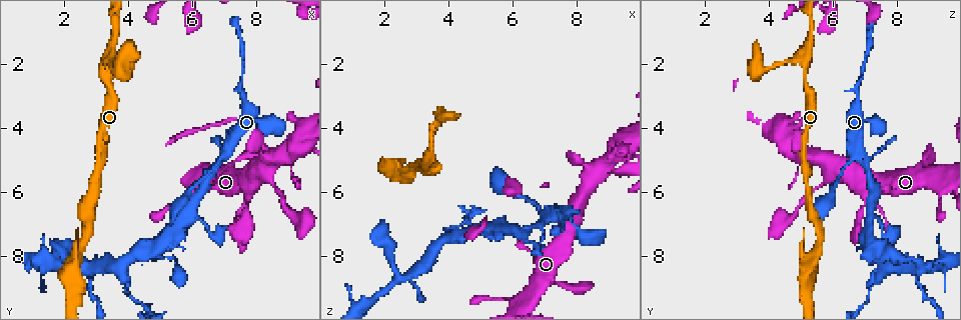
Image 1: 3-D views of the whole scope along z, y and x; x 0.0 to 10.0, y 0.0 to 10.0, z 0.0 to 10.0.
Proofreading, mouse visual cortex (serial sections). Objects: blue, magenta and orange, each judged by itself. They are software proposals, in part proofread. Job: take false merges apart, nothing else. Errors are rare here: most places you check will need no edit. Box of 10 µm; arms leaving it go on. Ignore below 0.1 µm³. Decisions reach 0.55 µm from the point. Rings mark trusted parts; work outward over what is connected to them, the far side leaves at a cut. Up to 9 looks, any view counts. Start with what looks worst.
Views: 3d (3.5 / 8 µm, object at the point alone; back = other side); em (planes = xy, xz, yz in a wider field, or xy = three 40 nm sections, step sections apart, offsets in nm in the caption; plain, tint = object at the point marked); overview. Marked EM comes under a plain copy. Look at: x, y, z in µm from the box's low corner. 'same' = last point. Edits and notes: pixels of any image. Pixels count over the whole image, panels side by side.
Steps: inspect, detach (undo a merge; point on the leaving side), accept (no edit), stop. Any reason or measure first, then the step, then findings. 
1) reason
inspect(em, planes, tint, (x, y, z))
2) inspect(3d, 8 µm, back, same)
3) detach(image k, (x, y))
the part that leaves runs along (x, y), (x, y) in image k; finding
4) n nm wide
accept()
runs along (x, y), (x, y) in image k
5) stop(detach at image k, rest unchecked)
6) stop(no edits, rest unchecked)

branch point
inspect(3d, 3.5 µm, (7.05, 4.75, 6.80))

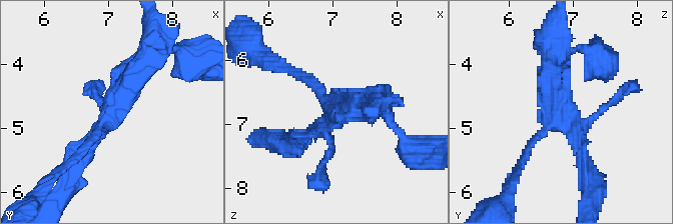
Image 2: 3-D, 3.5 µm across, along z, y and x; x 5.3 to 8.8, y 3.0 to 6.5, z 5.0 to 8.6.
now the EM
inspect(em, xy, step 1, tint, (7.05, 4.75, 6.80))

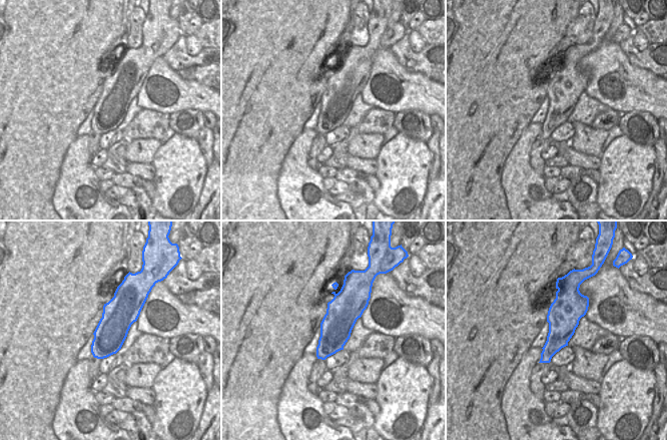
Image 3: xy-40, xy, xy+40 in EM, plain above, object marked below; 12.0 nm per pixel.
accept()
runs along (150, 55), (77, 162) in image 2; continuous, no second cell

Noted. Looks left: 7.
a fork
inspect(3d, 3.5 µm, (3.15, 2.00, 5.05))

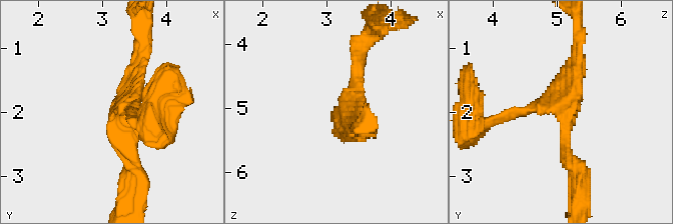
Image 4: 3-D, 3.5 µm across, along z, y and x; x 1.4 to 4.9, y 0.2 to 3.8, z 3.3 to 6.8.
3 arms; arms of 200, 200, 250 nm; shape alone is not enough
inspect(em, xy, step 5, tint, (3.20, 2.05, 5.10))

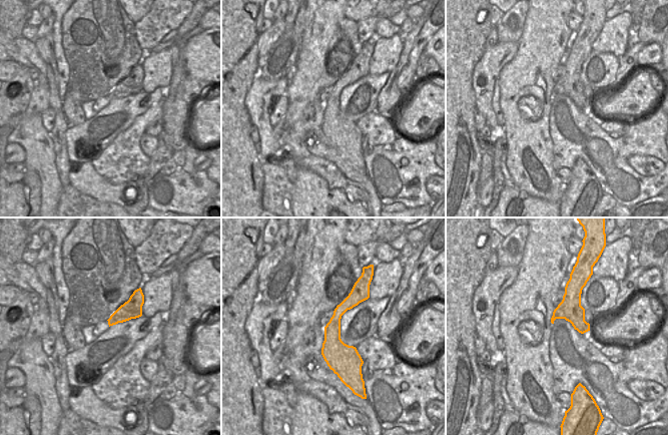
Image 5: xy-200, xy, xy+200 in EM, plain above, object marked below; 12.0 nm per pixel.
300 nm wide
accept()
runs along (579, 172), (553, 105), (507, 114) in image 4; one cell here

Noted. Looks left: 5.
inspect(3d, 8 µm, back, (7.65, 6.95, 6.85))

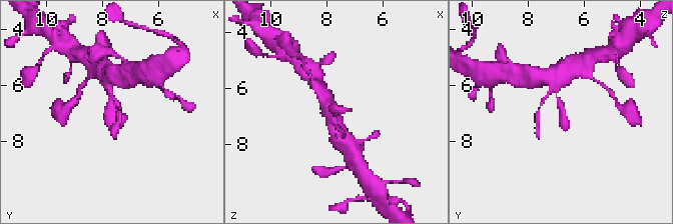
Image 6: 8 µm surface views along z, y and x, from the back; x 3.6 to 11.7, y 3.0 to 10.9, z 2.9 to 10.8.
need the tissue
inspect(em, planes, tint, same)

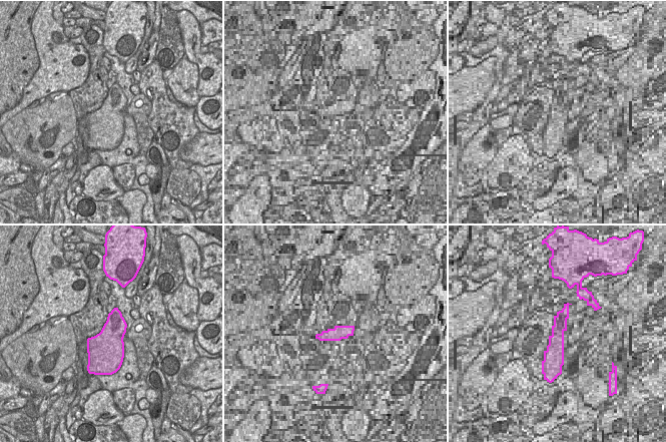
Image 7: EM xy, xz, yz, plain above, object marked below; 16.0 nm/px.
accept()
runs along (555, 75), (556, 95), (565, 131) in image 6; continuous, no second cell

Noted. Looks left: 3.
abrupt turn
inspect(3d, 8 µm, (6.00, 6.45, 7.25))

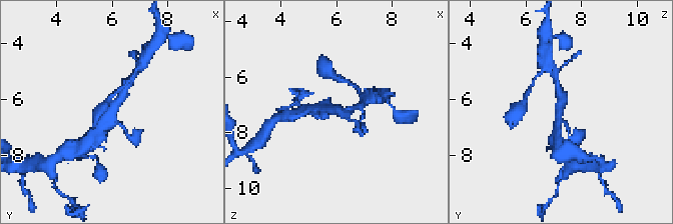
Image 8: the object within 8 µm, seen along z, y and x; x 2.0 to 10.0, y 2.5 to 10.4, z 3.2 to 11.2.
inspect(3d, 3.5 µm, same)

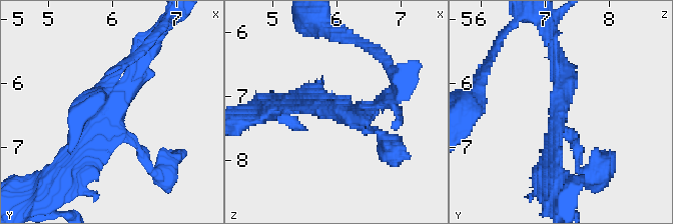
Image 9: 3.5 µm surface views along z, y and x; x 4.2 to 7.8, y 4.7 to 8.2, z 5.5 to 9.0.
shape alone is not enough
inspect(em, xy, step 3, tint, (6.00, 6.40, 7.25))

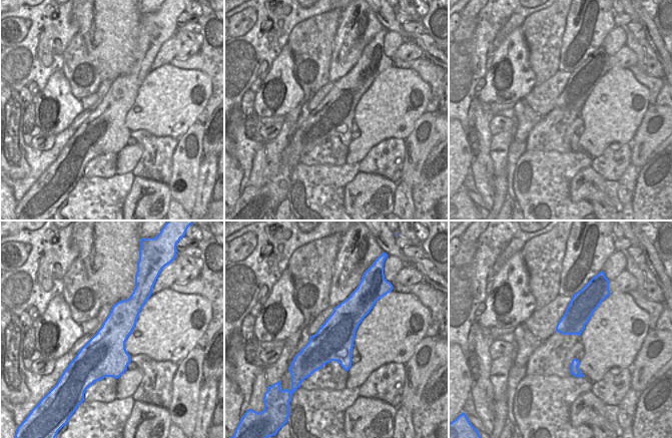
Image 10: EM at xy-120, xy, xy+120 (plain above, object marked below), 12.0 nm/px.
accept()
runs along (144, 54), (135, 81), (70, 164) in image 9; all the same cell

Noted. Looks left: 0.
stop(no edits, rest unchecked)

